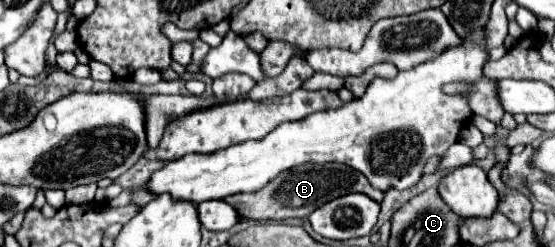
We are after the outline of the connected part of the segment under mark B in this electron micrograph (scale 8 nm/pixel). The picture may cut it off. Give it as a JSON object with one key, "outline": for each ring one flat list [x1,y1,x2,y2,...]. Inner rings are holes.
{"outline":[[328,162,328,164,294,166,288,172,278,174,264,188,260,188,256,192,248,192,248,194,228,196,226,202,230,206,234,206,234,210,238,212,240,218,248,218,248,220,256,220,256,222,266,222,266,220,282,222,288,218,308,218,322,204,326,204,342,194,350,194,350,192,364,192,376,202,382,202,382,196,384,196,378,188,370,186,370,182,366,180,366,176,362,176,362,172,358,172,346,164]]}

